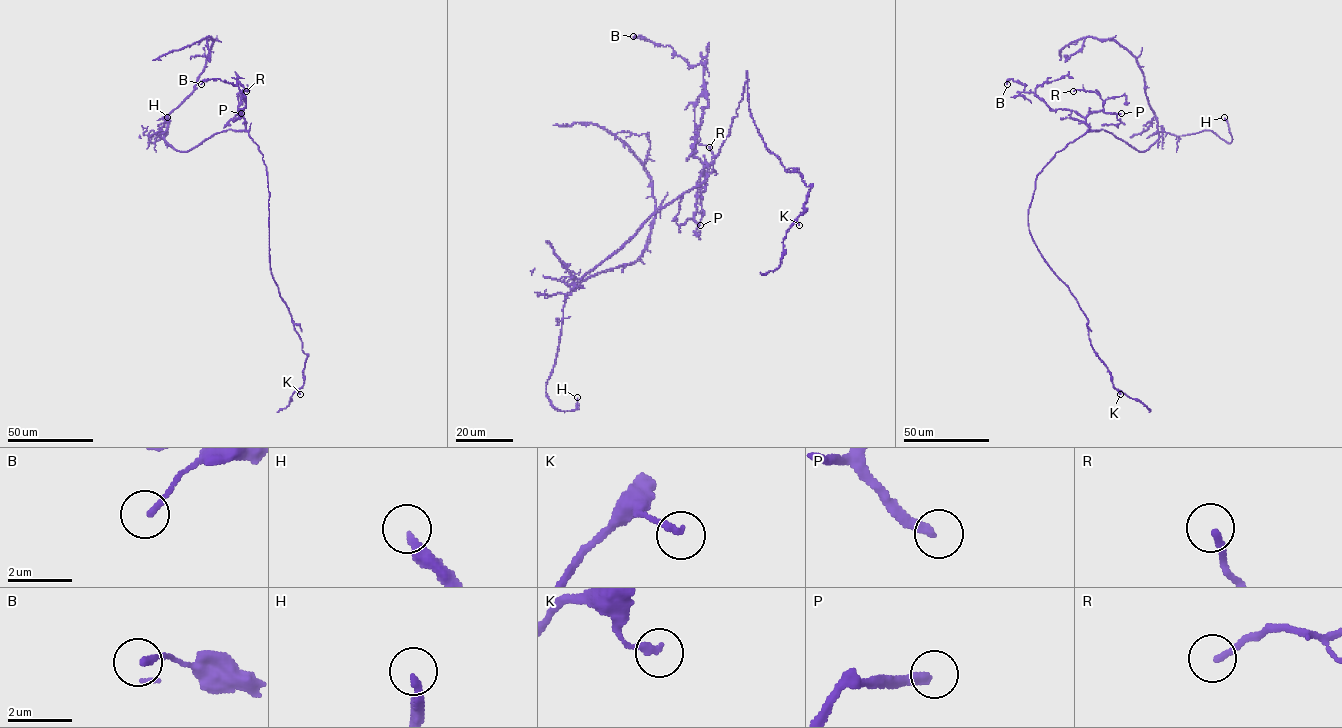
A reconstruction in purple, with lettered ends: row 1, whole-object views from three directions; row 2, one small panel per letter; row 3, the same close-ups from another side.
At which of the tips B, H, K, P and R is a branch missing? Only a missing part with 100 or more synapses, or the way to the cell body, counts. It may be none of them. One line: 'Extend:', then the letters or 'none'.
Extend: H, P

